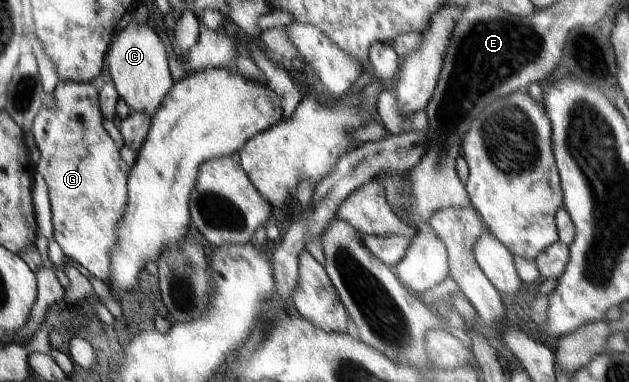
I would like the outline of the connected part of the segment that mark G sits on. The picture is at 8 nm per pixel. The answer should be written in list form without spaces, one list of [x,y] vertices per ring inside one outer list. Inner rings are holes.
[[[62,80],[52,92],[55,107],[44,104],[37,113],[31,132],[35,136],[41,159],[36,172],[43,177],[48,188],[52,212],[51,235],[66,258],[84,267],[96,278],[105,282],[111,271],[111,251],[117,247],[117,223],[127,205],[127,177],[129,165],[120,157],[113,139],[103,126],[101,105],[99,104],[99,83],[76,83]]]

